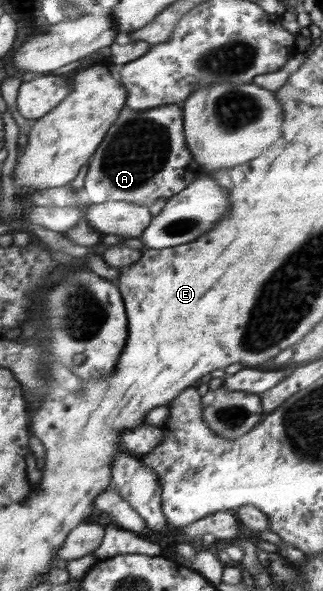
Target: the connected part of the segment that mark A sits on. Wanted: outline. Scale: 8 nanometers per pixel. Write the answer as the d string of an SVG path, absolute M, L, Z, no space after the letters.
M163 104L139 112L125 108L91 159L82 193L93 204L122 200L150 207L159 198L177 195L205 174L189 149L181 104Z

